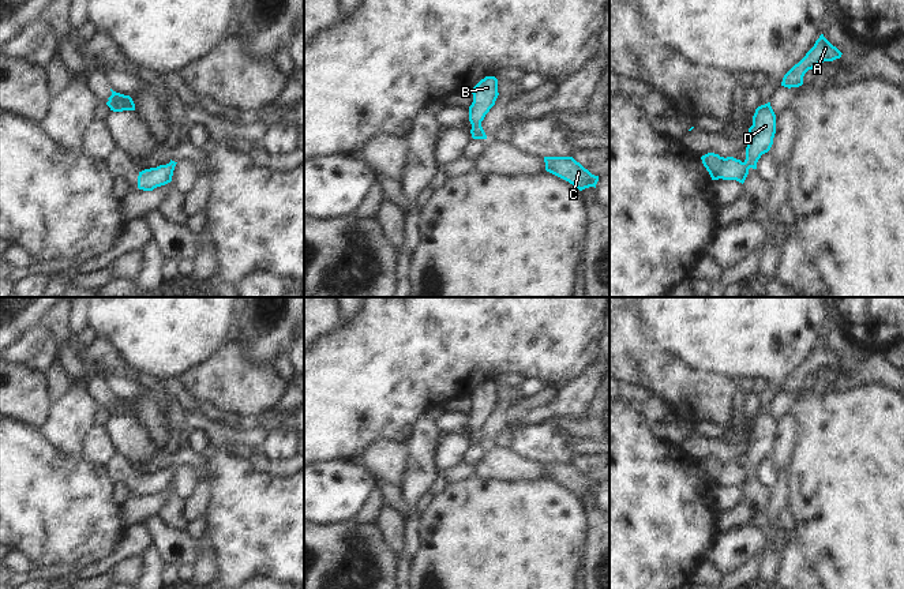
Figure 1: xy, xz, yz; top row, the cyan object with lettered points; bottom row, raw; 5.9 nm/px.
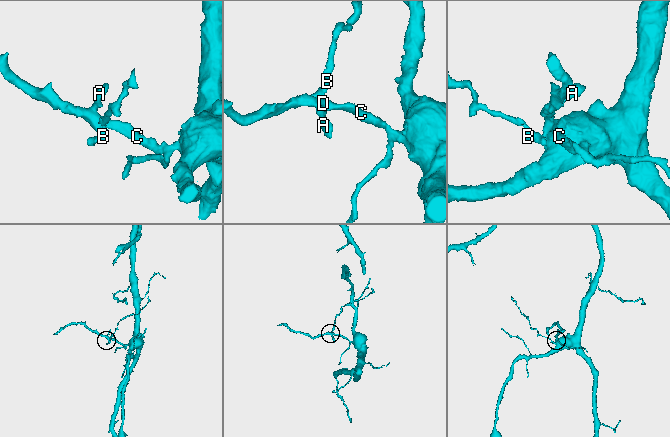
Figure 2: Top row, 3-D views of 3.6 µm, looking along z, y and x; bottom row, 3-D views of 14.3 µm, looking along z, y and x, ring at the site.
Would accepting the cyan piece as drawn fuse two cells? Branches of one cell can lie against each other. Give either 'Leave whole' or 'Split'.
Split

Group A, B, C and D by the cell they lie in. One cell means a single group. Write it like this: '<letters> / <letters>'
A C D / B

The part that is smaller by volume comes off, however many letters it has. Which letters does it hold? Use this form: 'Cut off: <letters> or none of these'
Cut off: B

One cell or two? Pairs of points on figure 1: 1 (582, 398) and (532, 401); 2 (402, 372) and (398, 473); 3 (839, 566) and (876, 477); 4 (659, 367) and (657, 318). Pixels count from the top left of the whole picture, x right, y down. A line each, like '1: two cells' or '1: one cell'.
1: two cells
2: two cells
3: one cell
4: two cells

